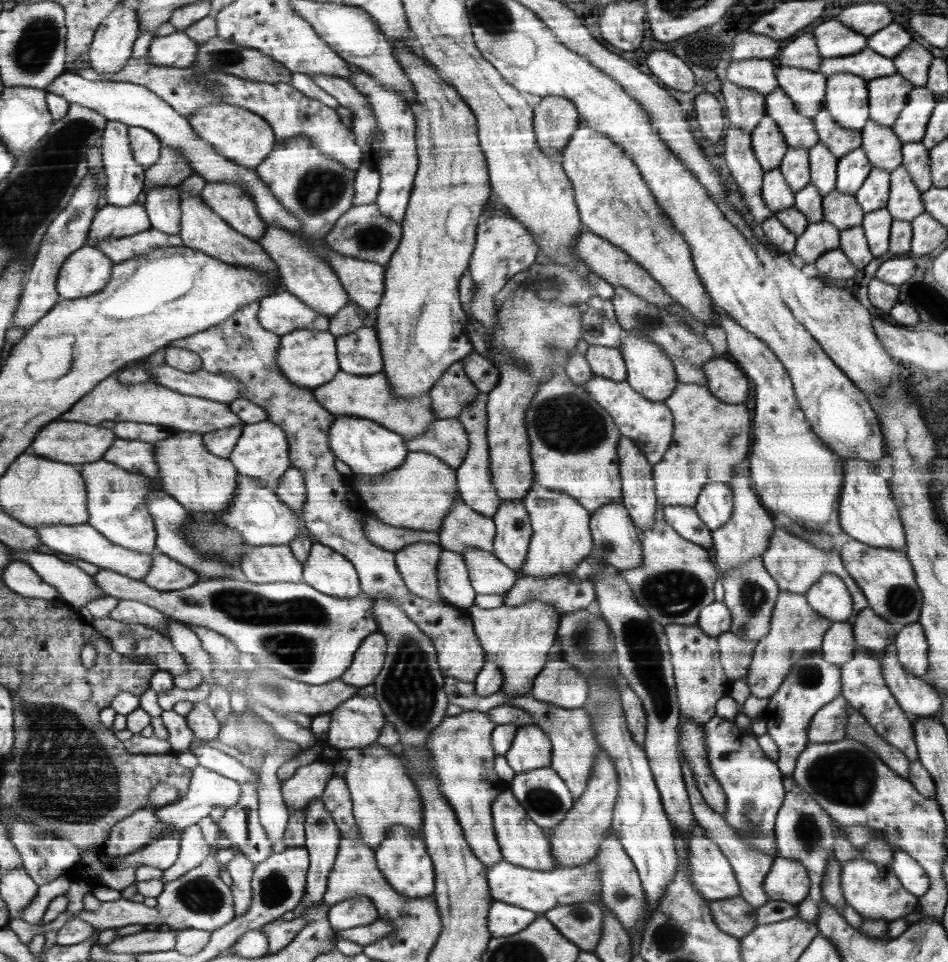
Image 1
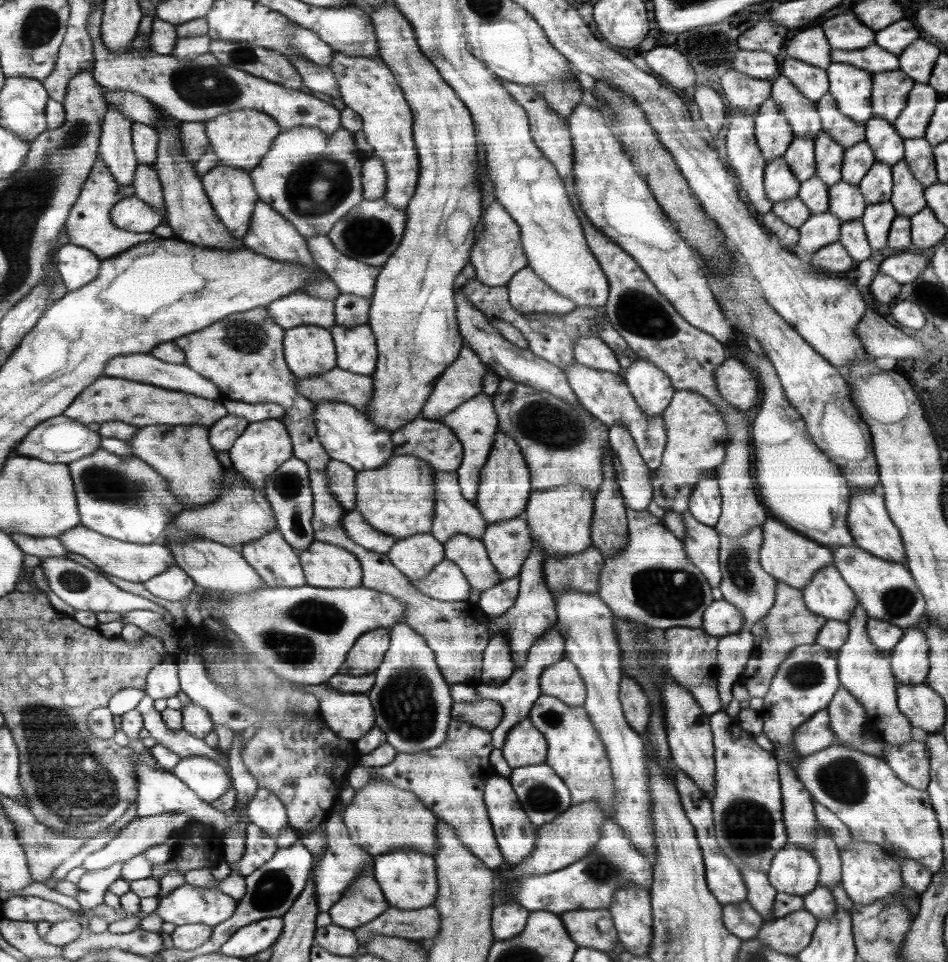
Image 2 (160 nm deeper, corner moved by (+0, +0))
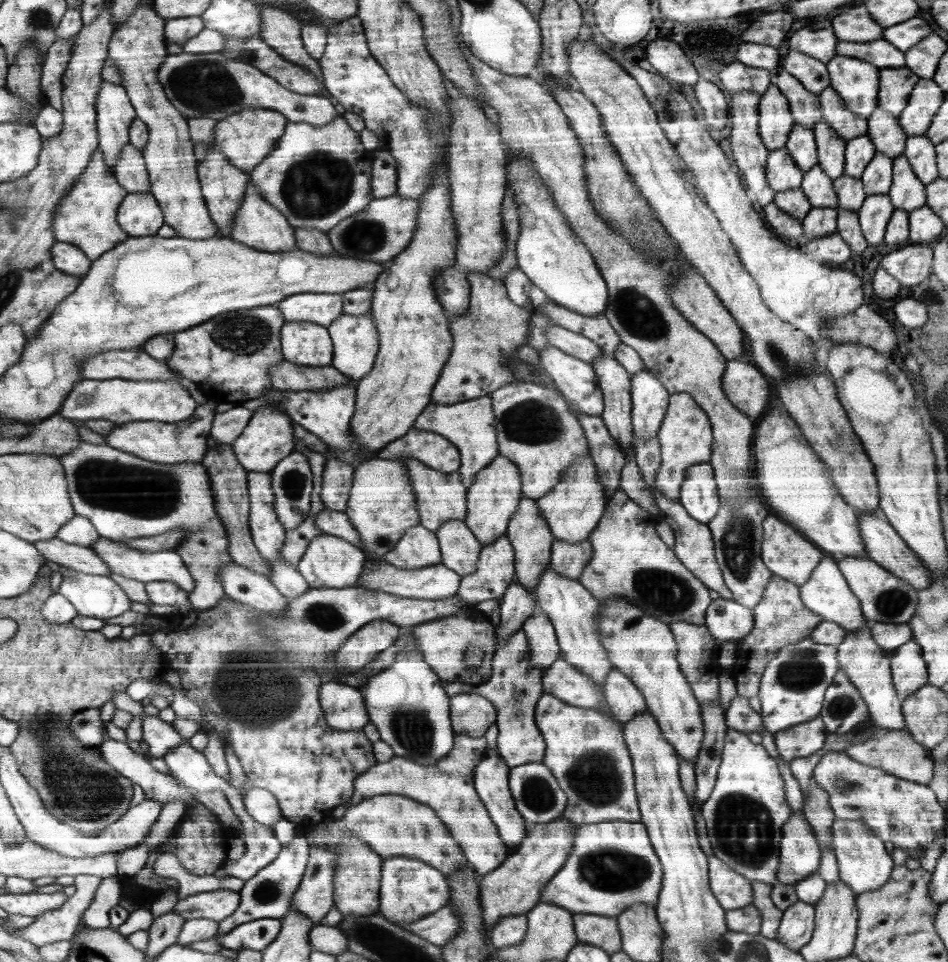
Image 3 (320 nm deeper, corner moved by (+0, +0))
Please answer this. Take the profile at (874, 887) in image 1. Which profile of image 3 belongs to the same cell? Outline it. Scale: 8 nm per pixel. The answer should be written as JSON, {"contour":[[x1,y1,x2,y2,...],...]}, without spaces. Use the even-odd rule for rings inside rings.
{"contour":[[835,818,832,824,832,846,839,867,839,878,858,896,863,892,879,889,890,879,894,865,890,847,873,834,872,829,862,822,845,821]]}

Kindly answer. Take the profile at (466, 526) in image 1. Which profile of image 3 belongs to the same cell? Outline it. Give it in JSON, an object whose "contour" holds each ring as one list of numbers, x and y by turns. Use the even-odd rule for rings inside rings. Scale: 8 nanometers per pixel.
{"contour":[[400,458,407,464,408,472,411,472,411,486,414,486,415,494,418,495,418,509,420,510,420,524,428,530,437,531,442,524,451,520,461,520,466,523,467,516,467,493,468,489,463,485,462,476,455,473,443,473,433,470,426,463,419,462,415,458]]}

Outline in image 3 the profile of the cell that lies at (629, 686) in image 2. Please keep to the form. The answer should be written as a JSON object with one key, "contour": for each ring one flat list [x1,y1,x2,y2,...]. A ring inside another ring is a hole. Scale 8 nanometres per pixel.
{"contour":[[612,669,602,691,605,701,610,705,612,718,621,724,632,721,640,713,648,711,642,691,623,671]]}

